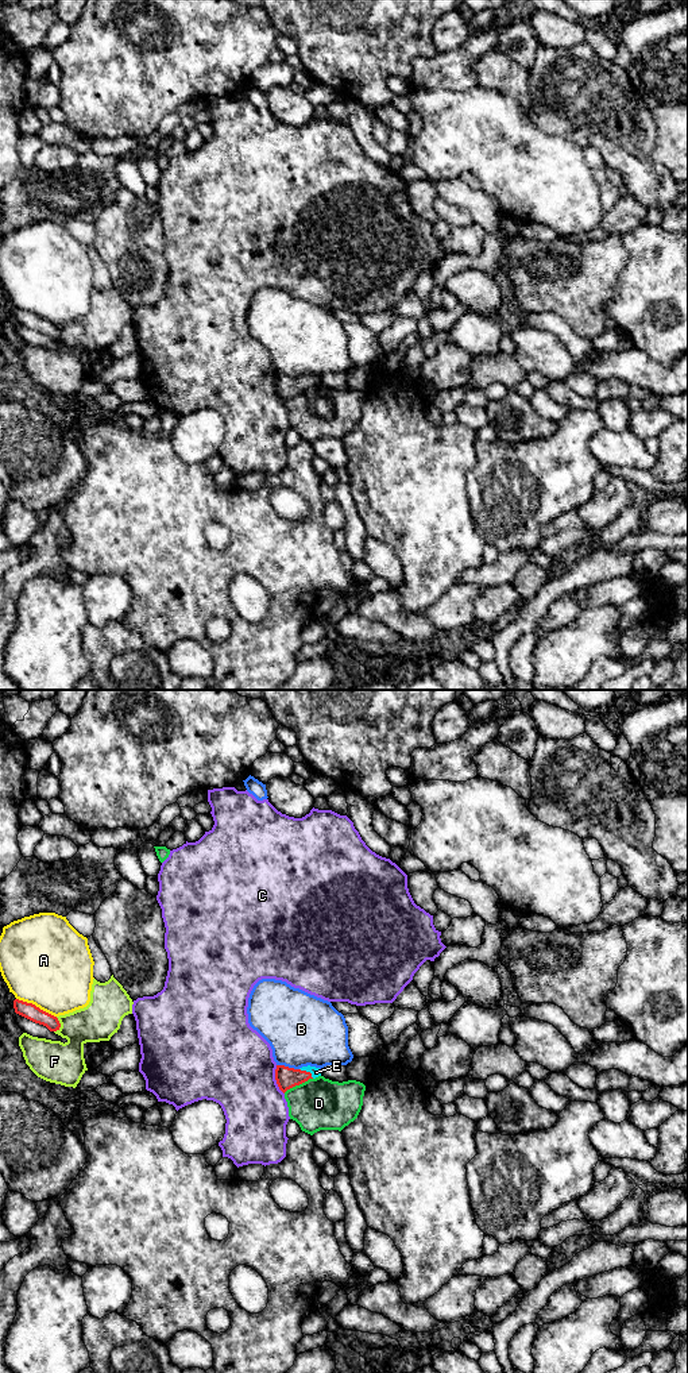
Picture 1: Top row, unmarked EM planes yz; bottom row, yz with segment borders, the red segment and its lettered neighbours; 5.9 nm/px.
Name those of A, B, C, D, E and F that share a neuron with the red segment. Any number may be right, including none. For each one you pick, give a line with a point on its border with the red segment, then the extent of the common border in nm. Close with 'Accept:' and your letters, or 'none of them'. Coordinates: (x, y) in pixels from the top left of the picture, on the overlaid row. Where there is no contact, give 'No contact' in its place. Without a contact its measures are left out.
E: Touches red at yz (308, 1072). Shared border 110 nm
Accept: E

